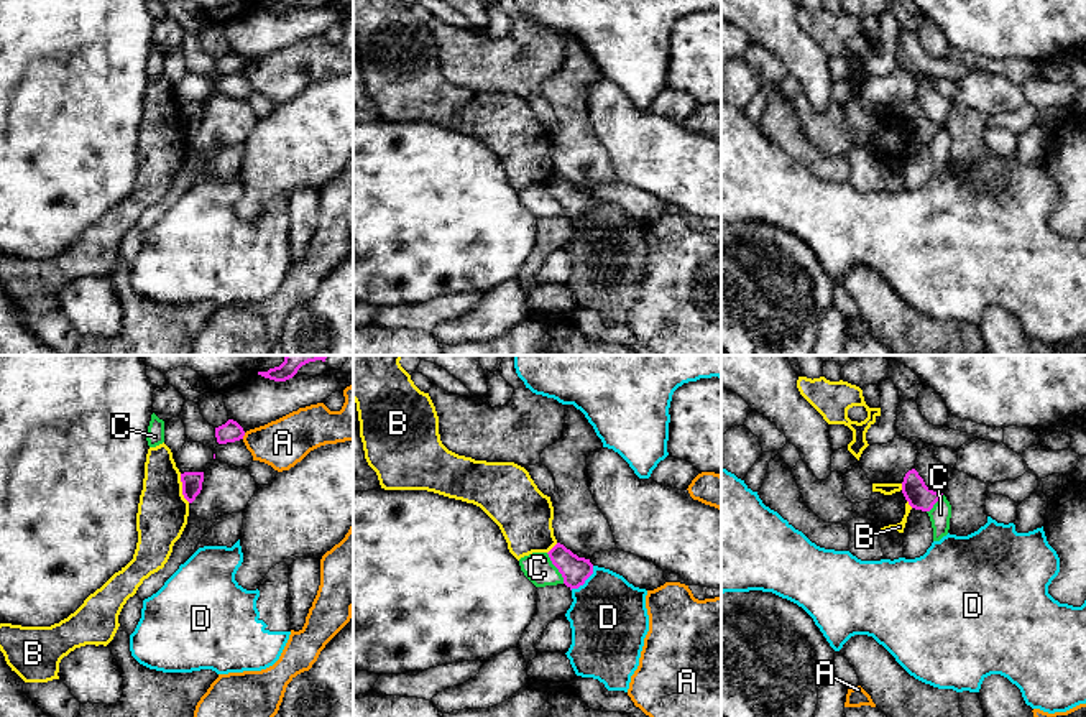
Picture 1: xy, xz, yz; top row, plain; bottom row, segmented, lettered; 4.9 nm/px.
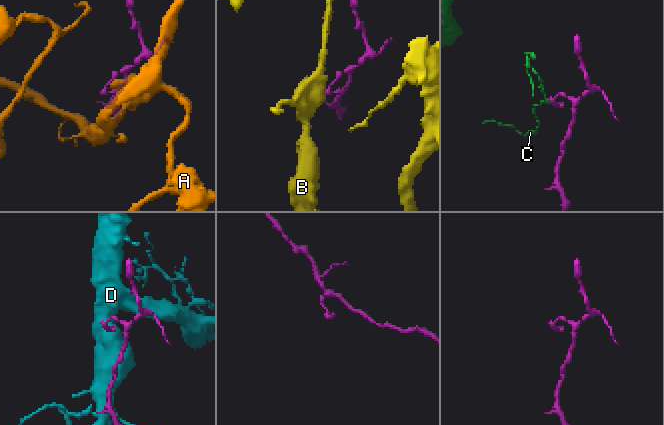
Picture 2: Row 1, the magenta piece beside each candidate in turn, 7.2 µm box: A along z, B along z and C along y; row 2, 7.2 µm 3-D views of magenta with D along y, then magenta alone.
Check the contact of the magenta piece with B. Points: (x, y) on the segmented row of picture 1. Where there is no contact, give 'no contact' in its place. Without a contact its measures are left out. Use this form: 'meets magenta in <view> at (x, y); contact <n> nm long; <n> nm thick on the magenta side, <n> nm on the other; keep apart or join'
meets magenta in xy at (183, 489); contact 150 nm long; 100 nm thick on the magenta side, 240 nm on the other; keep apart

